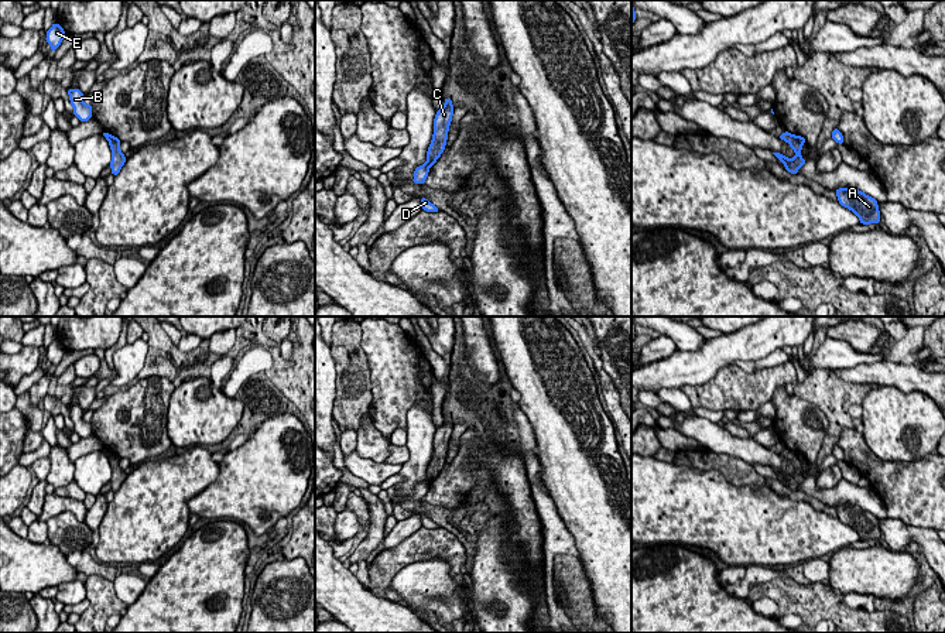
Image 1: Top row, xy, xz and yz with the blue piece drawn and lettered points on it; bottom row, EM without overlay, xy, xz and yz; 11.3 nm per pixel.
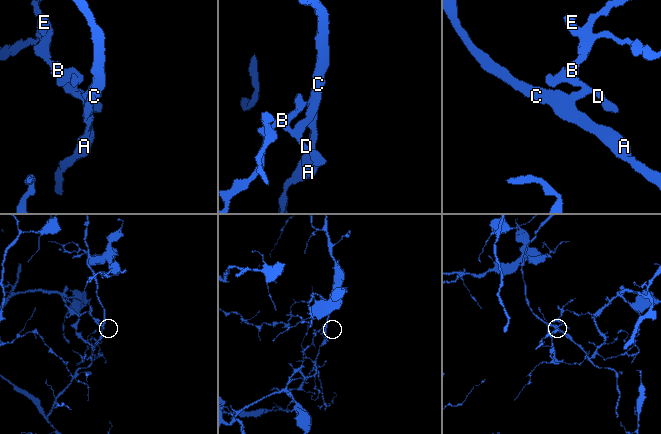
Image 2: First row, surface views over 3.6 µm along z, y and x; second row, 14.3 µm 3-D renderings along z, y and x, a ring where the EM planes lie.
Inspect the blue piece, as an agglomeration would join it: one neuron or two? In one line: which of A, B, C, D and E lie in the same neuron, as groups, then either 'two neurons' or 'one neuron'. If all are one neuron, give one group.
A C / B D E | two neurons

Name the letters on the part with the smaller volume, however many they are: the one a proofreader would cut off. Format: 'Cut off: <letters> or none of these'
Cut off: A, C

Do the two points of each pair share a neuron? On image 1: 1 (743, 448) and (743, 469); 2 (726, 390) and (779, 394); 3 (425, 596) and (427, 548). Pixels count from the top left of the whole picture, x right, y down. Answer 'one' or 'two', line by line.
1: two
2: two
3: two

